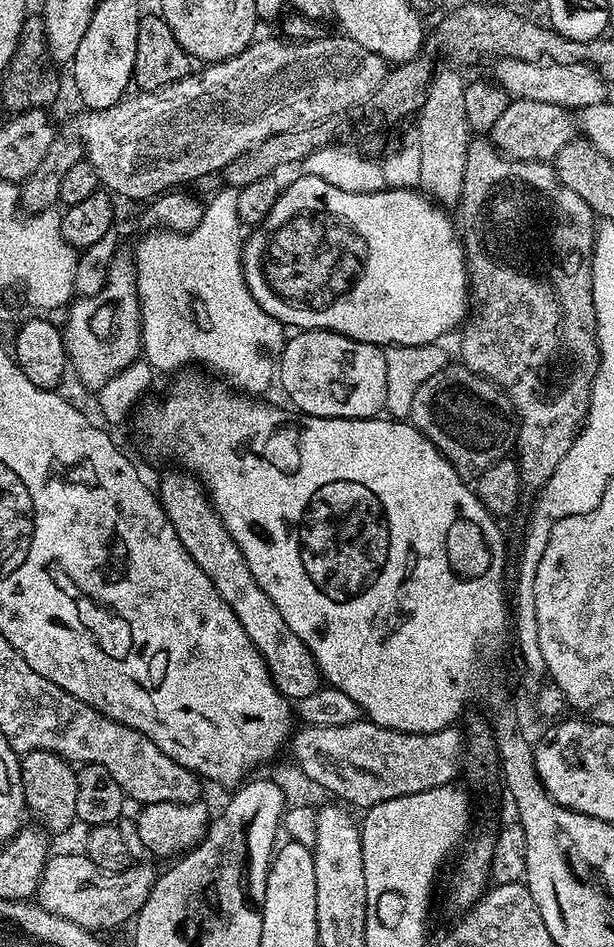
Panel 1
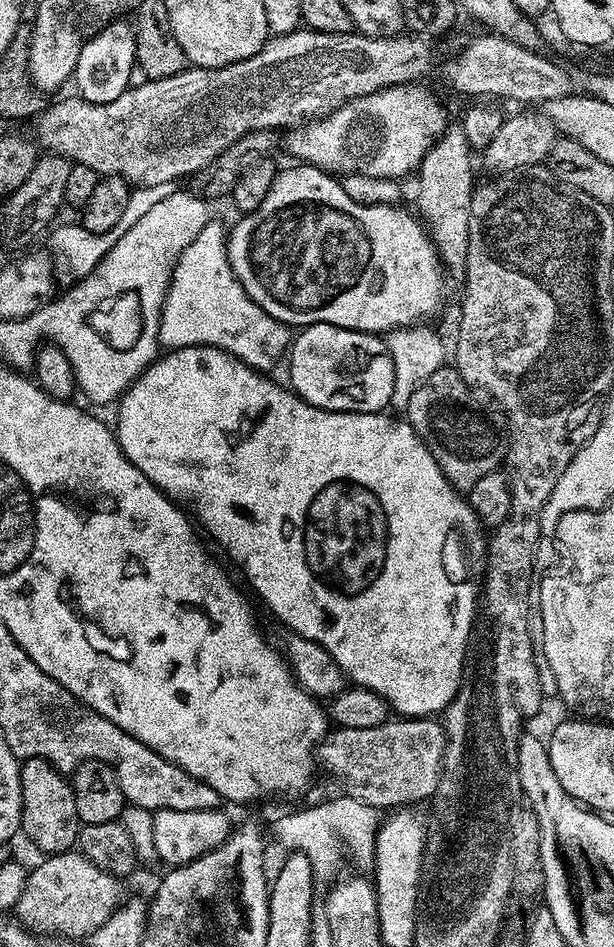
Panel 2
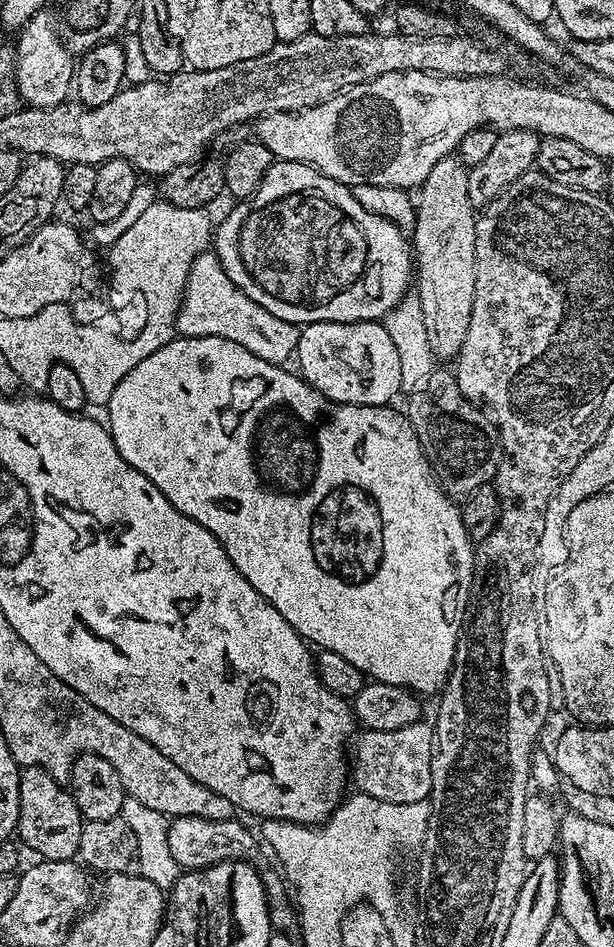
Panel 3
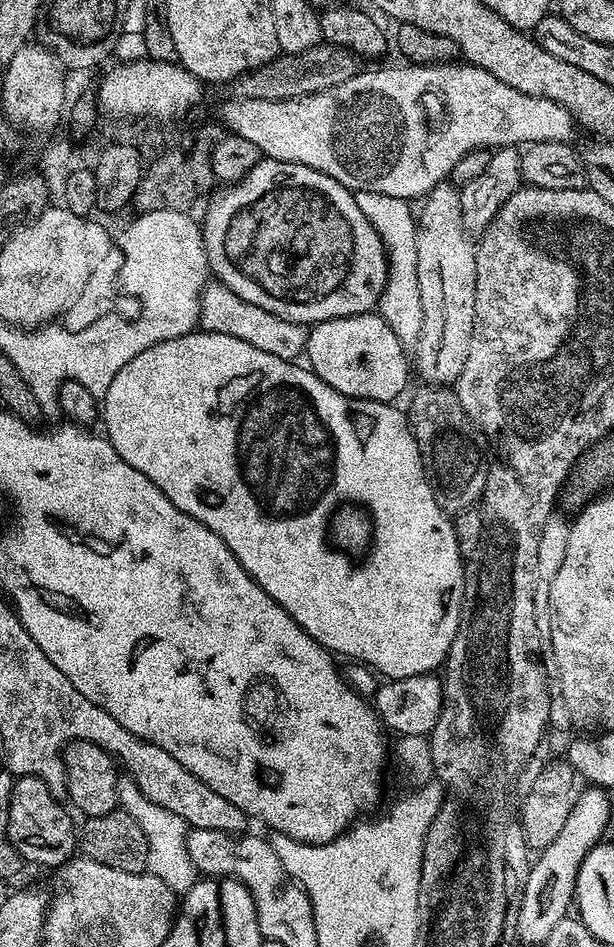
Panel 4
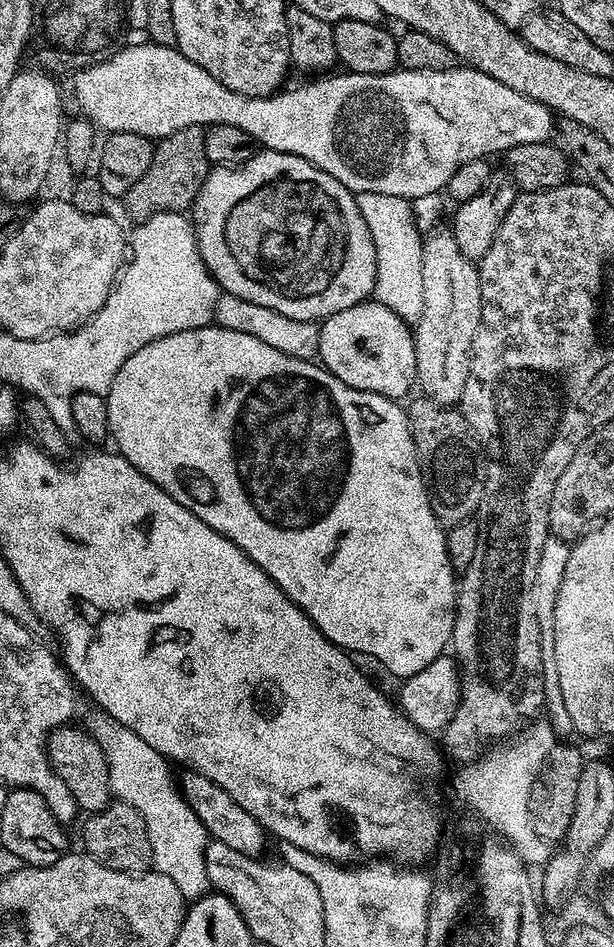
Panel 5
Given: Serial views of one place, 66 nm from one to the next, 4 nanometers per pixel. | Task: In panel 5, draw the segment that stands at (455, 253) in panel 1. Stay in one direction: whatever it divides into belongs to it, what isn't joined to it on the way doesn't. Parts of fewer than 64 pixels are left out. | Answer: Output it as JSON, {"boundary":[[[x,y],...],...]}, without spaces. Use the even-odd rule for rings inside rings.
{"boundary":[[[260,150],[244,164],[213,167],[198,190],[195,205],[190,212],[190,219],[196,230],[196,241],[202,262],[208,268],[208,273],[215,278],[227,295],[237,296],[246,302],[254,302],[258,306],[266,306],[278,314],[286,314],[286,318],[317,322],[338,314],[338,310],[350,310],[350,306],[363,304],[372,296],[376,285],[376,261],[374,238],[370,238],[370,230],[366,230],[366,218],[362,218],[356,205],[355,195],[351,190],[342,186],[342,182],[338,182],[330,174],[318,170],[318,166],[306,162],[306,158],[285,152]]]}

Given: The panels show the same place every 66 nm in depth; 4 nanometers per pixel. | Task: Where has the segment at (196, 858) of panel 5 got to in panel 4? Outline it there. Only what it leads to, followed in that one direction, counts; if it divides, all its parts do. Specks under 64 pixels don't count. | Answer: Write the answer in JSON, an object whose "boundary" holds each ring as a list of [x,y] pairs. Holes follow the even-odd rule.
{"boundary":[[[130,778],[121,779],[117,783],[116,798],[123,812],[130,814],[130,818],[134,818],[138,826],[142,826],[142,834],[146,834],[147,871],[153,876],[162,878],[162,882],[166,882],[166,886],[170,886],[170,890],[177,894],[183,894],[192,889],[198,879],[198,873],[196,867],[190,862],[190,854],[184,845],[186,835],[184,820],[178,818],[178,814],[172,814],[170,810],[150,802],[150,798],[146,798],[146,794],[142,794],[142,790]]]}

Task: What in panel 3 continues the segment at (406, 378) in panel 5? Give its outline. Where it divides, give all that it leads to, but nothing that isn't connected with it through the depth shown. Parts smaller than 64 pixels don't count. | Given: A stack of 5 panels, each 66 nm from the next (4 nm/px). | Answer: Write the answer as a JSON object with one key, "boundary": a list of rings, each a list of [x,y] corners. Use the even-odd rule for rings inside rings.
{"boundary":[[[367,320],[366,322],[354,322],[353,324],[339,324],[338,322],[314,322],[313,324],[305,324],[300,328],[300,337],[298,338],[298,346],[294,357],[295,363],[300,363],[298,367],[299,375],[304,377],[311,388],[318,390],[327,400],[331,400],[334,404],[357,404],[358,406],[388,406],[393,403],[392,399],[402,392],[400,383],[402,382],[402,366],[398,363],[398,350],[394,347],[394,342],[390,338],[390,334],[386,334],[383,323]]]}

